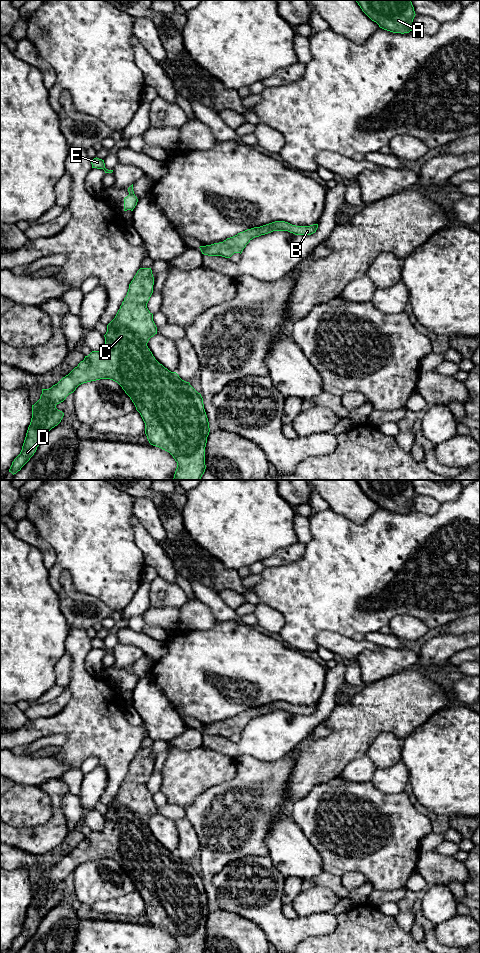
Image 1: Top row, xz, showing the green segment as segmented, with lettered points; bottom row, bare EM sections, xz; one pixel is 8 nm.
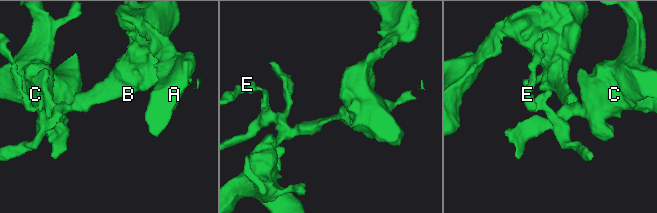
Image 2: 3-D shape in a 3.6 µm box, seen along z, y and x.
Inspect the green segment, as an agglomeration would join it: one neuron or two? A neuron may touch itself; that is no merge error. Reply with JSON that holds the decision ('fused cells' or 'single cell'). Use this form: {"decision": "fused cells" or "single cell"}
{"decision": "single cell"}

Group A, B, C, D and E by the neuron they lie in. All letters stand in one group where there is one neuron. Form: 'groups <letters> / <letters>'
groups A B C D E

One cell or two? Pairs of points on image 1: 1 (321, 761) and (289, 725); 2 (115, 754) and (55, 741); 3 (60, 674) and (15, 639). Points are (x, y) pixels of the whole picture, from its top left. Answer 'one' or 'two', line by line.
1: two
2: two
3: two

